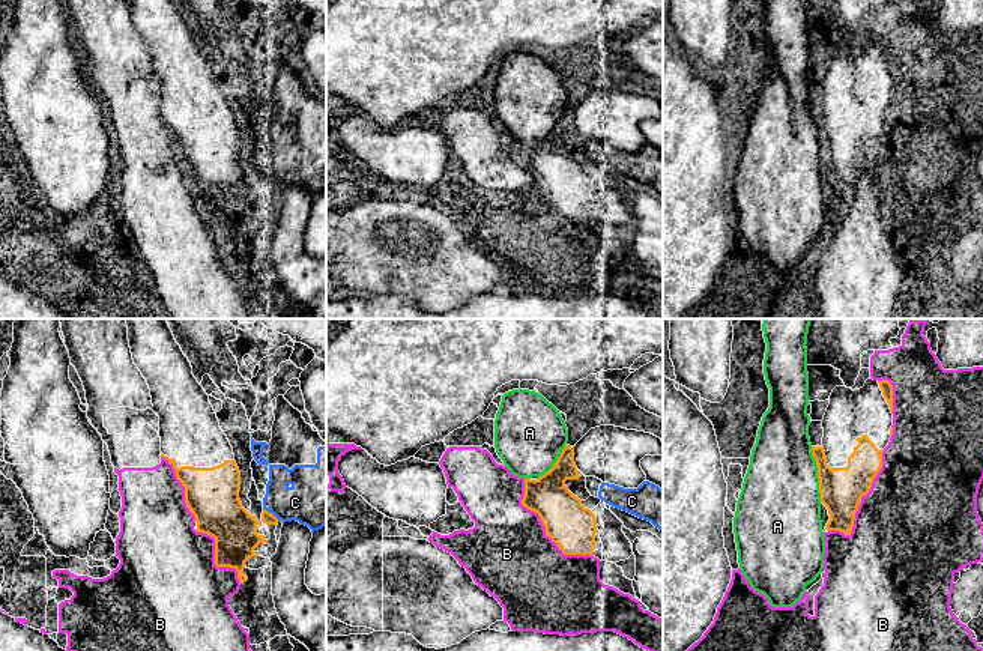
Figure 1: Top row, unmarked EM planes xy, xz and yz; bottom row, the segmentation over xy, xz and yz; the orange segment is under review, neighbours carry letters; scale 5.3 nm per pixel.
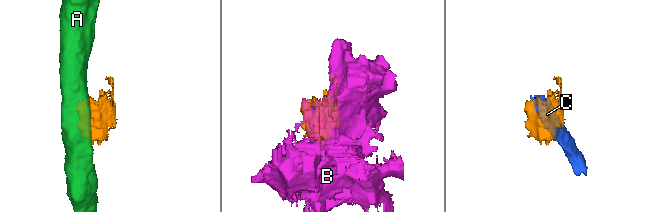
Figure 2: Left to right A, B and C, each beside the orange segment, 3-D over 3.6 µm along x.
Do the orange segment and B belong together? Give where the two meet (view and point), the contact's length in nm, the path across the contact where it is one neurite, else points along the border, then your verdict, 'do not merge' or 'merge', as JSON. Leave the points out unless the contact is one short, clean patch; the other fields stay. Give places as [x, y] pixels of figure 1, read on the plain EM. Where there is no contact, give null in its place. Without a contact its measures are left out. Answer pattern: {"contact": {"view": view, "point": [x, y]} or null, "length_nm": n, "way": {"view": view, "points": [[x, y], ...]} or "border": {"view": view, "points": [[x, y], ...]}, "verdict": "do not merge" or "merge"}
{"contact": {"view": "xz", "point": [546, 191]}, "length_nm": 550, "verdict": "do not merge"}

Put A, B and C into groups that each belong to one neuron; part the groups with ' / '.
A / B / C

